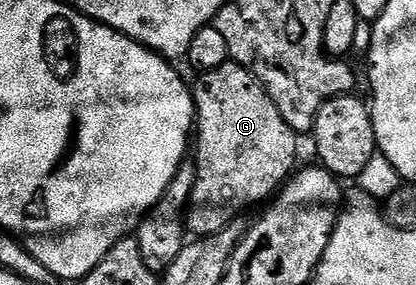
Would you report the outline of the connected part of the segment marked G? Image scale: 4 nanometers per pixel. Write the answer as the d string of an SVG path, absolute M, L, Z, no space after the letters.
M229 60L222 68L199 75L191 87L192 101L196 103L194 119L194 161L196 179L194 192L188 204L186 226L193 235L208 238L211 234L222 232L231 222L241 217L243 210L256 206L259 202L267 203L288 181L297 169L296 131L282 120L282 112L270 100L264 85L246 68Z

